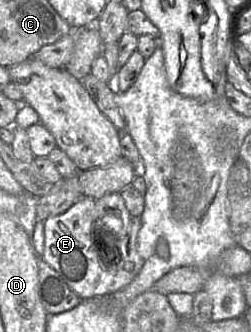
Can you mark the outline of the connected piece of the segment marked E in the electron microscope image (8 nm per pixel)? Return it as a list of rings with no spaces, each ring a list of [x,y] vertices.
[[[82,196],[65,213],[44,222],[44,253],[42,259],[53,268],[82,299],[103,296],[123,289],[139,274],[144,260],[135,247],[128,247],[128,263],[108,267],[101,258],[99,230],[95,222],[95,201]]]

